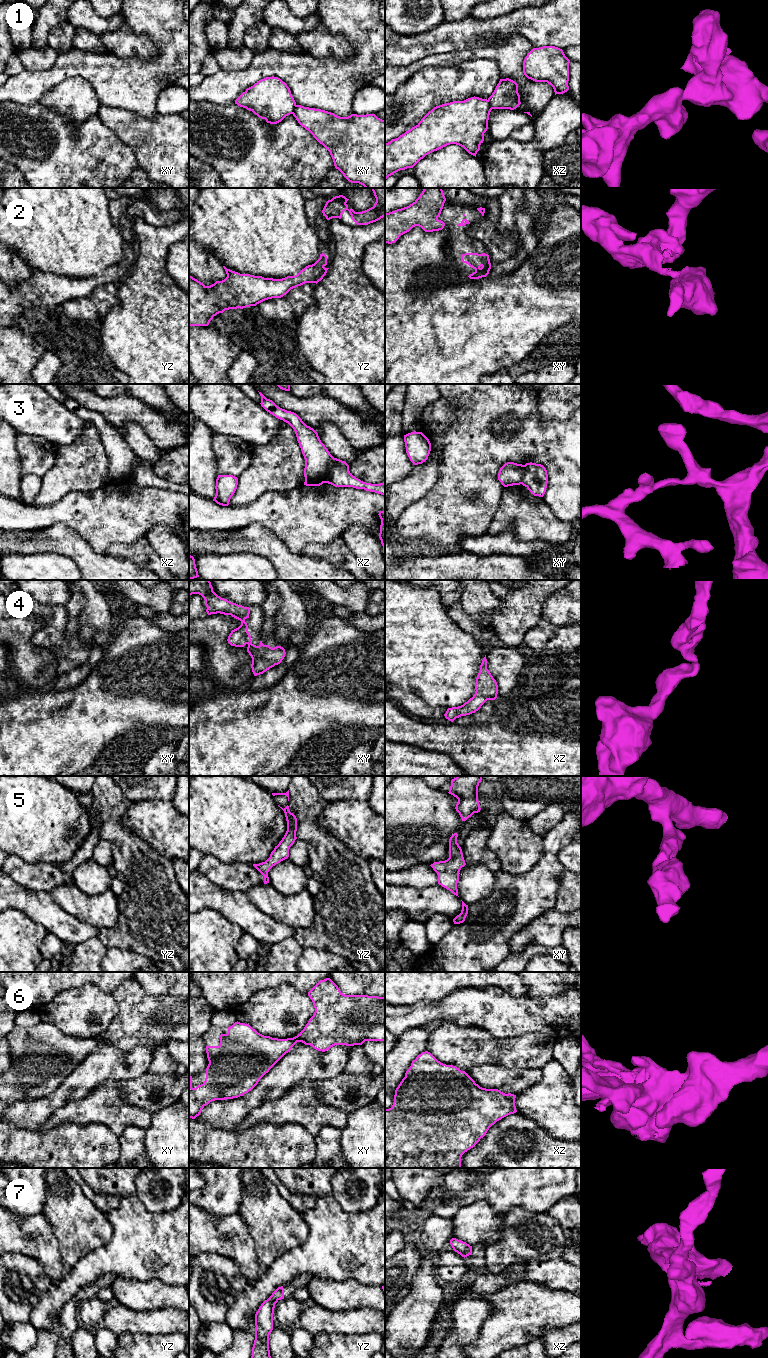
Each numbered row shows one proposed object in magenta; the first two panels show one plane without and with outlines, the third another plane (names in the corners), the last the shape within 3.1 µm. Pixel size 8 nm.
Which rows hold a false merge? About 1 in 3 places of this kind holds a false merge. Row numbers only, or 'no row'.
1, 3

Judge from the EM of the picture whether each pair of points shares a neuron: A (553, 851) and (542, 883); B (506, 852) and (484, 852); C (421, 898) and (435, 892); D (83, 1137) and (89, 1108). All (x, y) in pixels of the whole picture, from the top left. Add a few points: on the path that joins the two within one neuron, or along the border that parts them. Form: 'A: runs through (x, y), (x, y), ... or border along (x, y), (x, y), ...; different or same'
A: runs through (550, 859), (549, 869), (545, 875); same
B: border along (492, 828), (487, 847), (498, 858), (502, 868); different
C: runs through (424, 898), (429, 898), (432, 895); same
D: border along (63, 1123), (103, 1124), (109, 1130); different

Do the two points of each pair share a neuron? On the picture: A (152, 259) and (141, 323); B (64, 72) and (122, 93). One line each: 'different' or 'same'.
A: same
B: same

